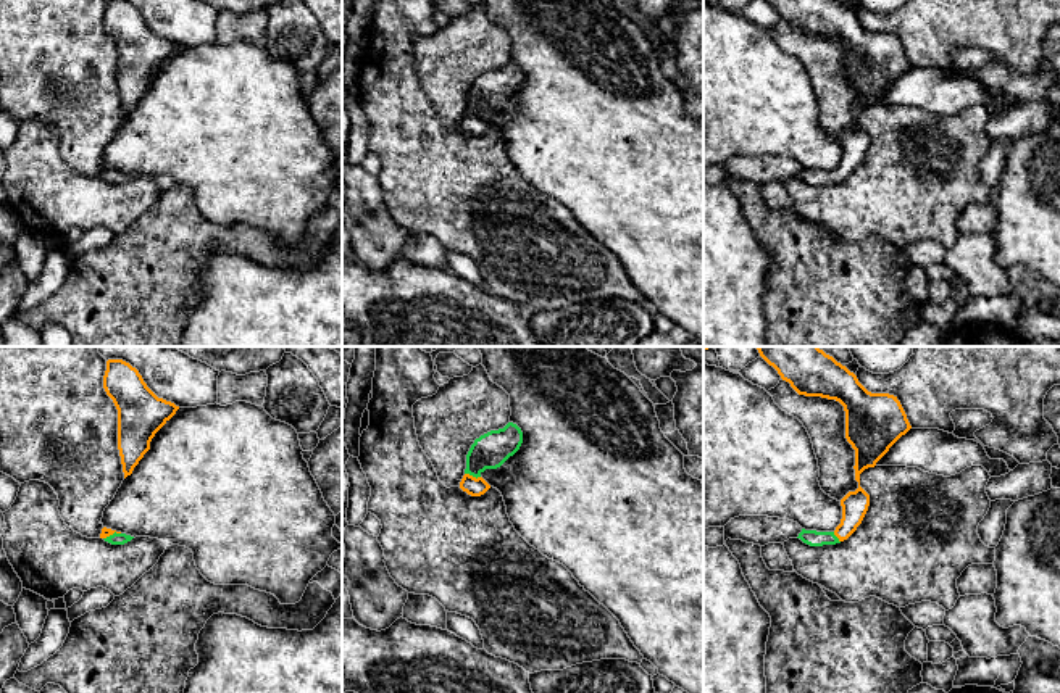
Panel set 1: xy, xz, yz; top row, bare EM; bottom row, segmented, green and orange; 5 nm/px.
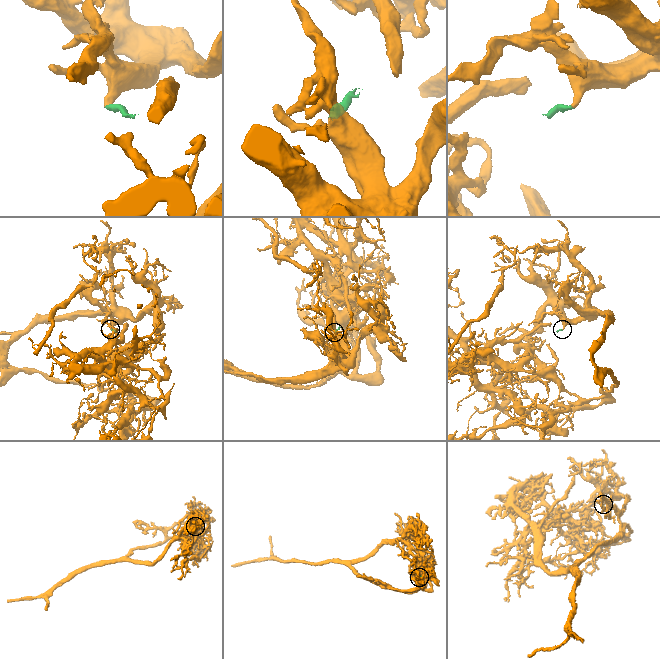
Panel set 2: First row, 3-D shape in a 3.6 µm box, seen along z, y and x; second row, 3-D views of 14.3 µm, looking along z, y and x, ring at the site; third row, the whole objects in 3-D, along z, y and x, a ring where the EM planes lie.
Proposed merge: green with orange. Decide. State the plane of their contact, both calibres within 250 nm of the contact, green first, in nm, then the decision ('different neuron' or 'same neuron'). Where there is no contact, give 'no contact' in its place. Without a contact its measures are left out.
meets green in xz; 180 nm thick on the green side, 90 nm on the other; same neuron

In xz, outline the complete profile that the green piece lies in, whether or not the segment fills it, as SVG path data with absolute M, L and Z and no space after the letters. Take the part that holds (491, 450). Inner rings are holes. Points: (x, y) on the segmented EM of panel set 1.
M513 422L476 438L466 454L466 469L460 488L471 496L484 495L490 485L481 477L481 474L486 469L500 467L520 450L521 443L523 432Z

